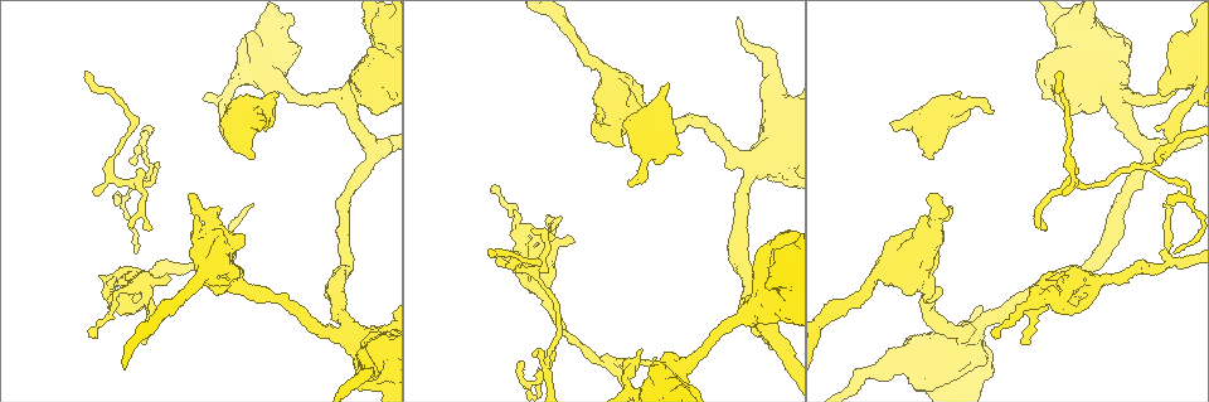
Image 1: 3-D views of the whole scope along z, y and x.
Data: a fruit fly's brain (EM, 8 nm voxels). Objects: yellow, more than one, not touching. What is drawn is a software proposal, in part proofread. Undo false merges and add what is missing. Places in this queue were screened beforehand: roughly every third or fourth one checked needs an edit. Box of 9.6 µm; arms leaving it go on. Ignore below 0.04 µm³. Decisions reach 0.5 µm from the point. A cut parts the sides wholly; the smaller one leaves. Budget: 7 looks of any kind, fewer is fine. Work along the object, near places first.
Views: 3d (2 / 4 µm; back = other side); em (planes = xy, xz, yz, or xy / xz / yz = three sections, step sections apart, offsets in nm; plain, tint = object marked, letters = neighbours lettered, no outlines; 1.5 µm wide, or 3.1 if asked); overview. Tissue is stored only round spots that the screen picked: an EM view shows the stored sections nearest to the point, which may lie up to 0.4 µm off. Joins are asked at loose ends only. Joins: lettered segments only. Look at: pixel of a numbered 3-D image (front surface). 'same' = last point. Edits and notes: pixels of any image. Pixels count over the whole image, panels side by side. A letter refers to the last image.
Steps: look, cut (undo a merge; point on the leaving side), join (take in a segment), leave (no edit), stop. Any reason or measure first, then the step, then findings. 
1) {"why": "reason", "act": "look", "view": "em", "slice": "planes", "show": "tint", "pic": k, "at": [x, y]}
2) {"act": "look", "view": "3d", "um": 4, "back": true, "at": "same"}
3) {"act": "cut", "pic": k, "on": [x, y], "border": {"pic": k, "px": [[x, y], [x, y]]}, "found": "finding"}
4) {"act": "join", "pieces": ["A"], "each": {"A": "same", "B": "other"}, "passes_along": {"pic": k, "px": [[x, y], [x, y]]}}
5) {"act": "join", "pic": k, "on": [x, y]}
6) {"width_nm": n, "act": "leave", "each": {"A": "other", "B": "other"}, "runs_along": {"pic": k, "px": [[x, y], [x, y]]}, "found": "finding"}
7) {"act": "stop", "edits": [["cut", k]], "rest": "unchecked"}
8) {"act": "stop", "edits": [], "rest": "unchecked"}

{"why": "branch stops here", "act": "look", "view": "3d", "um": 4, "pic": 1, "at": [629, 181]}

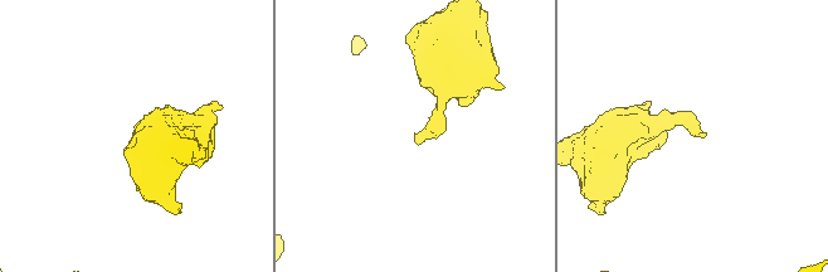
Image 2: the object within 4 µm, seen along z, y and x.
{"why": "need the tissue", "act": "look", "view": "em", "slice": "planes", "show": "letters", "pic": 2, "at": [700, 134]}

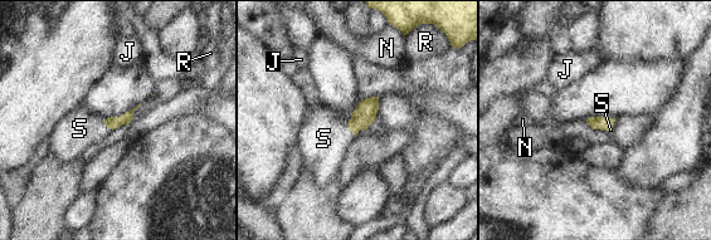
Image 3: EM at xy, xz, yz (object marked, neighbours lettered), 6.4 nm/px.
{"act": "join", "pieces": ["S"], "each": {"J": "other", "N": "other", "R": "other", "S": "same"}, "passes_along": {"pic": 3, "px": [[112, 122], [107, 126], [79, 128]]}, "found": "the neuron continues"}

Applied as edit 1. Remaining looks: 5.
{"why": "free end", "act": "look", "view": "em", "slice": "xz", "step": 8, "show": "letters", "pic": 1, "at": [641, 348]}

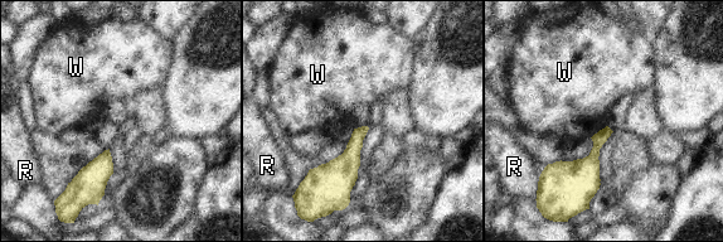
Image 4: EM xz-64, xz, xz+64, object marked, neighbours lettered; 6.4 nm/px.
{"act": "look", "view": "em", "slice": "planes", "show": "letters", "at": "same"}

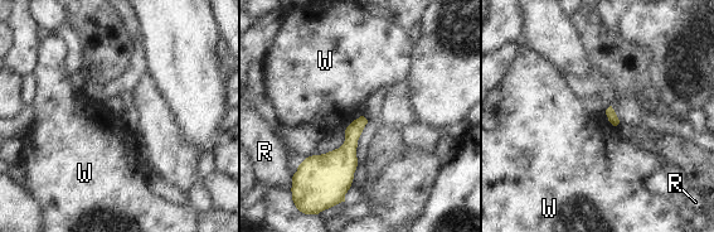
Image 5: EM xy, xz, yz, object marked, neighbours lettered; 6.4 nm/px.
{"act": "leave", "each": {"R": "other", "W": "other"}, "border": {"pic": 5, "px": [[354, 120], [348, 126]]}, "found": "none of them fits"}

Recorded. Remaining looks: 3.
{"act": "stop", "edits": [["join", 3]], "rest": "unchecked"}

